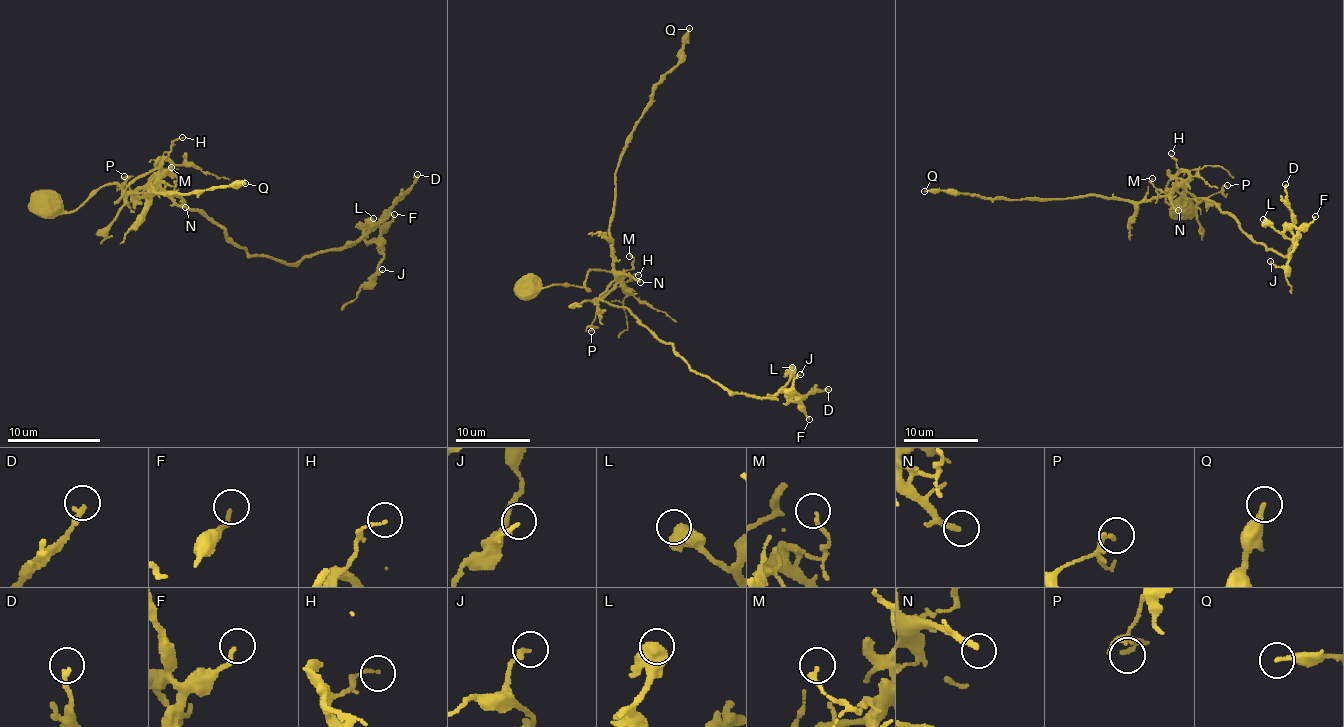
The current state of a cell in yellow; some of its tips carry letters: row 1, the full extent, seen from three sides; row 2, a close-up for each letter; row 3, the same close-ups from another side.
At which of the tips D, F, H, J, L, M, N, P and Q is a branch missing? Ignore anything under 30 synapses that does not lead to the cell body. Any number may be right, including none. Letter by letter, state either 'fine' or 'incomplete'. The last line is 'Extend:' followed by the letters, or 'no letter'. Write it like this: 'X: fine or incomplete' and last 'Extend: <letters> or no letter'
D: fine
F: fine
H: fine
J: fine
L: fine
M: fine
N: incomplete
P: fine
Q: fine
Extend: N

